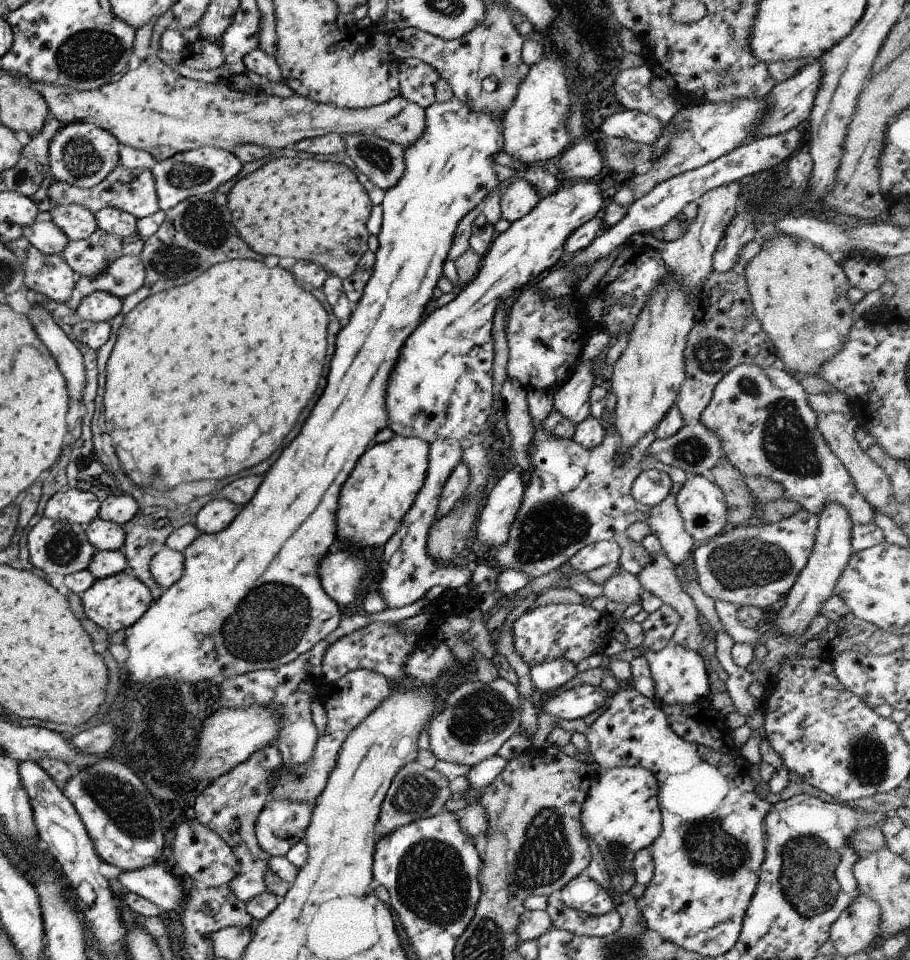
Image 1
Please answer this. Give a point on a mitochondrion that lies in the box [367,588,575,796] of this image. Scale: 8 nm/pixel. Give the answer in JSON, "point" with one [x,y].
{"point":[483,713]}

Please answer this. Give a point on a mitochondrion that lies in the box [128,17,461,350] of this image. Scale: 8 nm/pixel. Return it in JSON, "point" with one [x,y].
{"point":[202,229]}

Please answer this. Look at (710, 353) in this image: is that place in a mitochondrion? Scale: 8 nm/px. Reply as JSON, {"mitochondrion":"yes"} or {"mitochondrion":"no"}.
{"mitochondrion":"yes"}

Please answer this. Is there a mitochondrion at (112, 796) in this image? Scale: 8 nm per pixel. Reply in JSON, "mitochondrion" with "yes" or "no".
{"mitochondrion":"yes"}

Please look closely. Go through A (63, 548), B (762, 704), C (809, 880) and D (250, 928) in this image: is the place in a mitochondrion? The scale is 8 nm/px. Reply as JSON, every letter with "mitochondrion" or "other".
{"A":"mitochondrion","B":"other","C":"mitochondrion","D":"other"}

